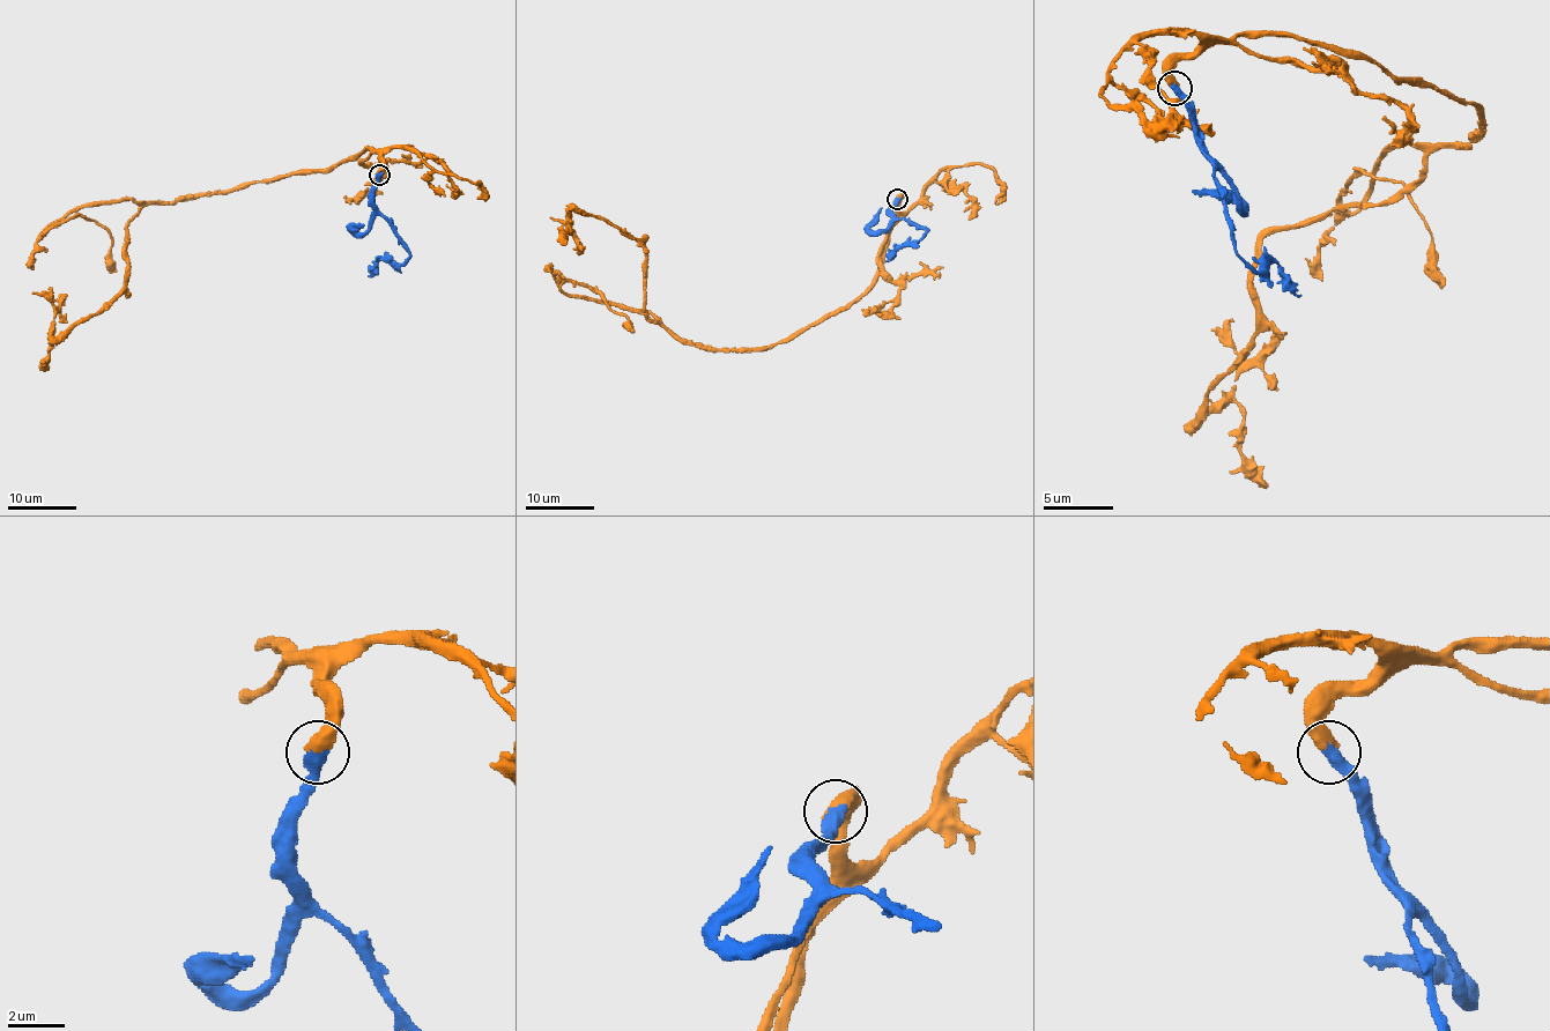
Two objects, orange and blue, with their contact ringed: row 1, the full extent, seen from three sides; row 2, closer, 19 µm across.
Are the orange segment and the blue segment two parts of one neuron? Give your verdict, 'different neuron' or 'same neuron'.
same neuron

